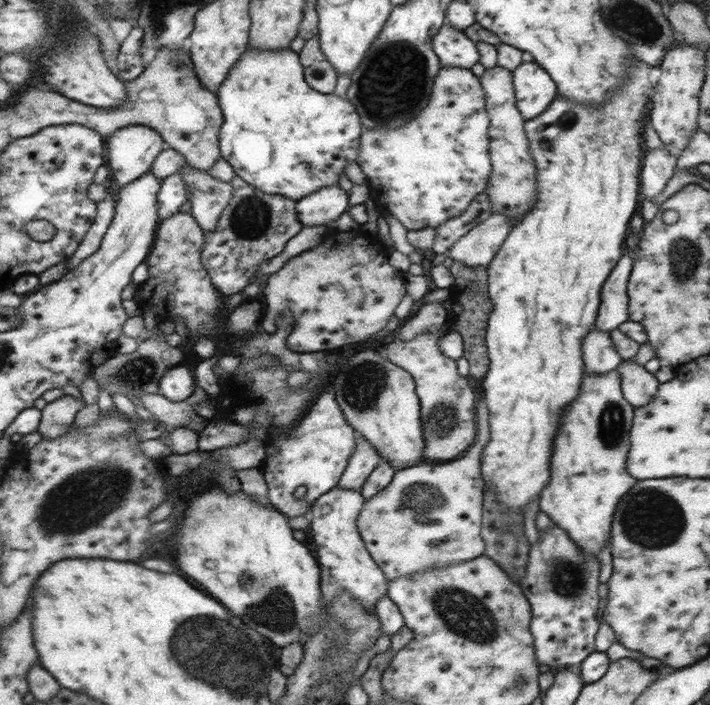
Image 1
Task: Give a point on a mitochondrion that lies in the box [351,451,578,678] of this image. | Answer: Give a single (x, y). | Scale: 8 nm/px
(463, 613)

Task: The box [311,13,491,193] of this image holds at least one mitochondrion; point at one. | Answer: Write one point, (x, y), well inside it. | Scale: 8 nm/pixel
(394, 77)

